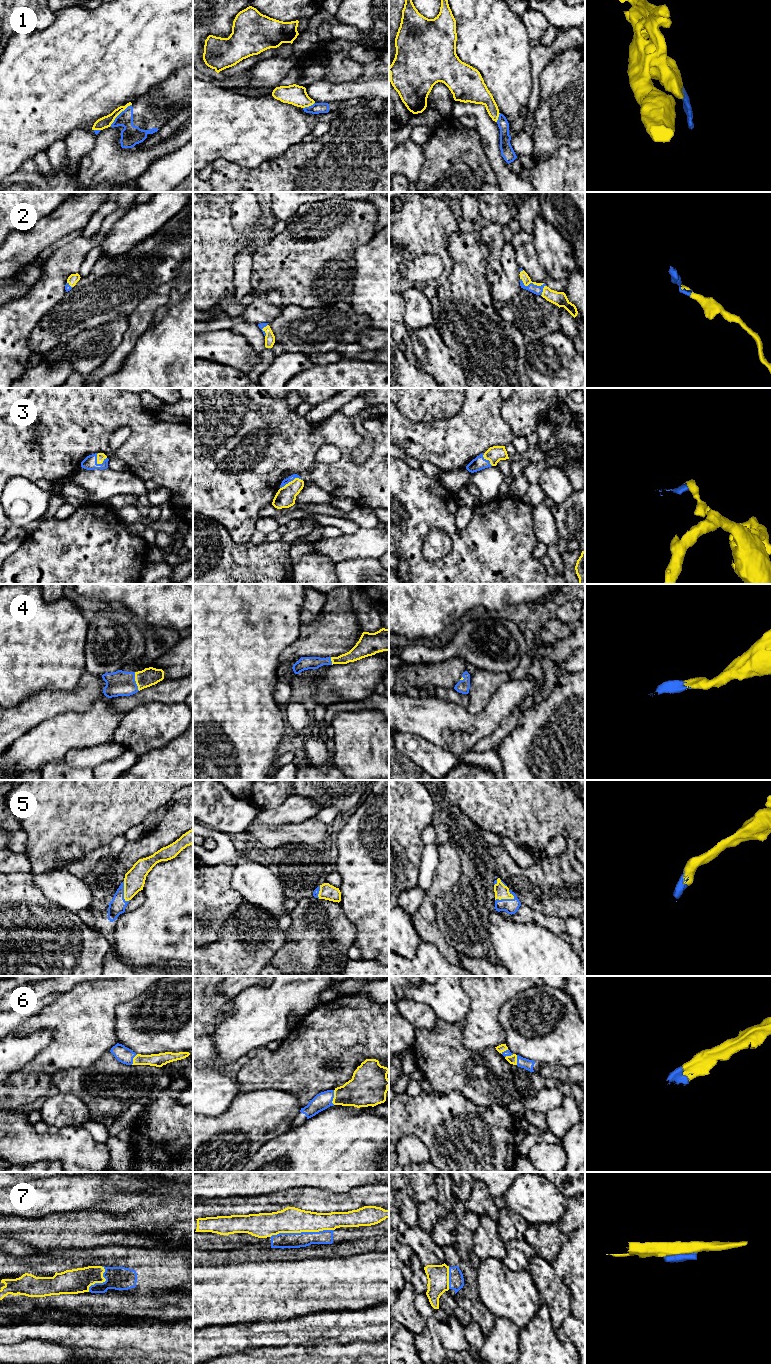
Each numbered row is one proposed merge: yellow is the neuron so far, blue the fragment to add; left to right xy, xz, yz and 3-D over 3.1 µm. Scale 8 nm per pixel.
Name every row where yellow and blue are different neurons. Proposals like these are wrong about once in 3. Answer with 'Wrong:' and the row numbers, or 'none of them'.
Wrong: 1, 7

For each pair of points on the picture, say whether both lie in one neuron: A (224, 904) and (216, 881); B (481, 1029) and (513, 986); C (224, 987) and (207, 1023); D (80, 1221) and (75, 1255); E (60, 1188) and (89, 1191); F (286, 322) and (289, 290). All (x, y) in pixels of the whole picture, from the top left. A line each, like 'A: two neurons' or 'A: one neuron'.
A: one neuron
B: one neuron
C: two neurons
D: two neurons
E: one neuron
F: two neurons

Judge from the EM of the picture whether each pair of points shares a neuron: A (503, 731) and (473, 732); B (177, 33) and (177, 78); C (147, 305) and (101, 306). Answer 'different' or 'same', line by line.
A: different
B: different
C: different

